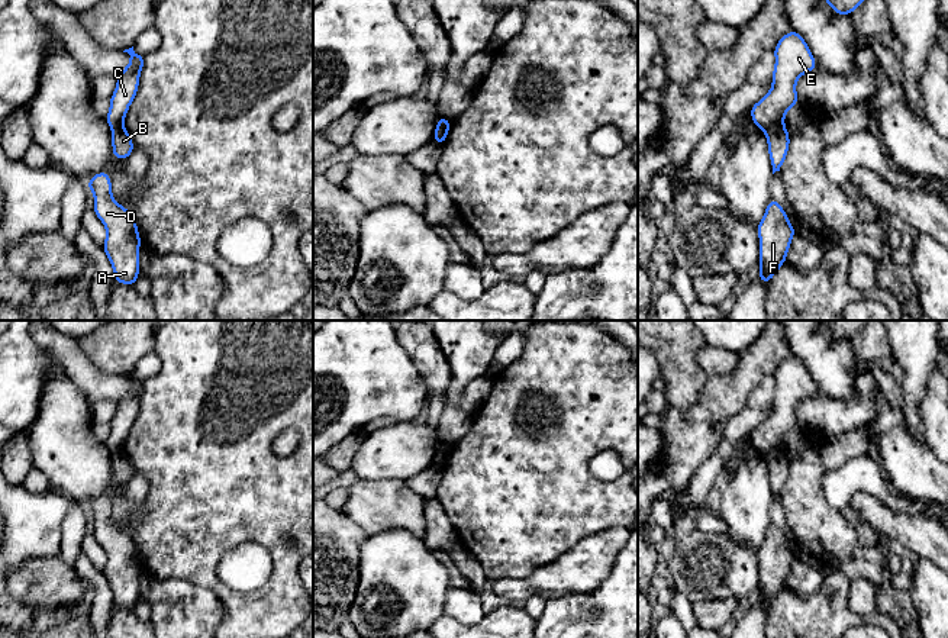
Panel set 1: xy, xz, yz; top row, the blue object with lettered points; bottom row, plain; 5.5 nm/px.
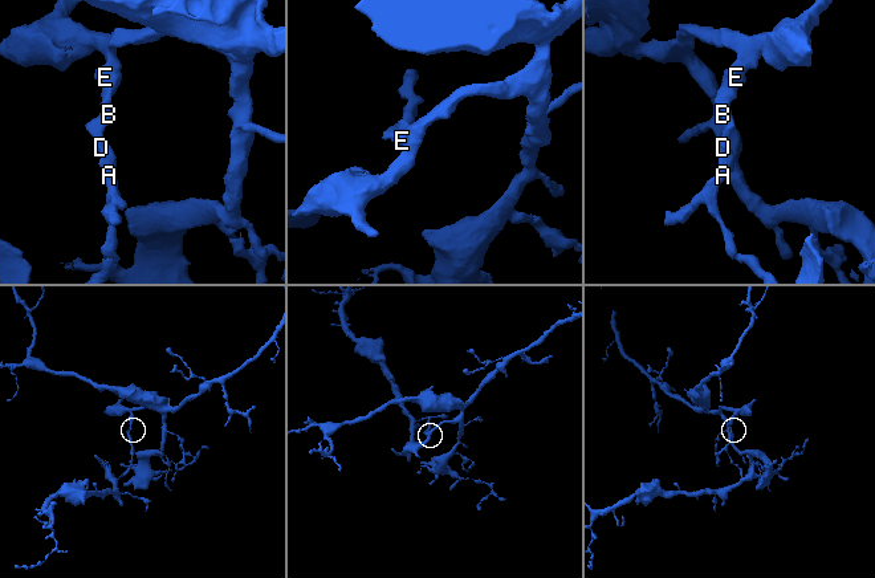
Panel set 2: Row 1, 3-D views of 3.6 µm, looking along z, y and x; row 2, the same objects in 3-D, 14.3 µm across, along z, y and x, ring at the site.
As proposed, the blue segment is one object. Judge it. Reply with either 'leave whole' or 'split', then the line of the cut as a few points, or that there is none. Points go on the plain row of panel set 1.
split; cut yz (782, 448), (774, 448), (764, 456)

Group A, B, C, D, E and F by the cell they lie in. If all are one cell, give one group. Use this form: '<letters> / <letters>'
A B D F / C E

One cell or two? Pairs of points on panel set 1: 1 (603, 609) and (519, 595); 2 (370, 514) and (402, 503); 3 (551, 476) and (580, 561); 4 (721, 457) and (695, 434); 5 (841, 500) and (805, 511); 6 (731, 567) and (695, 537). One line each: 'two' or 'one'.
1: two
2: one
3: two
4: two
5: two
6: one

